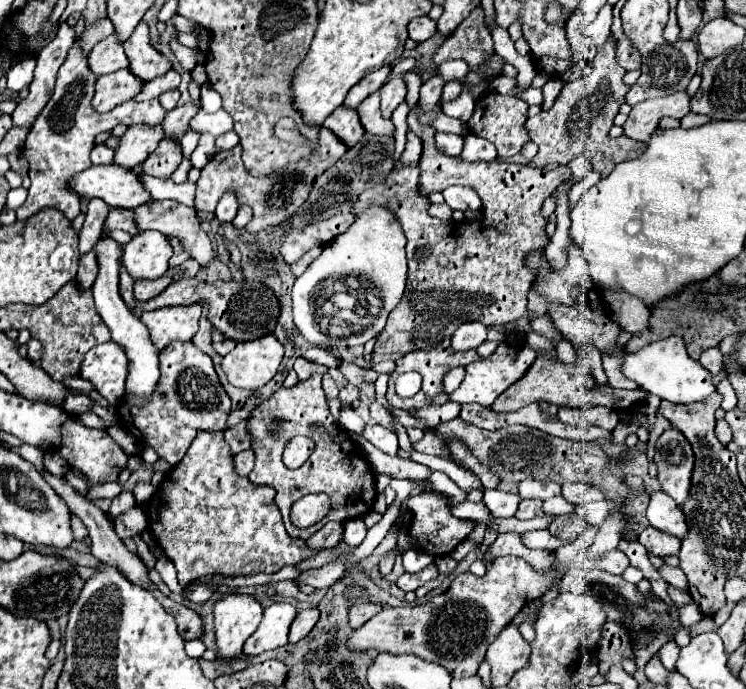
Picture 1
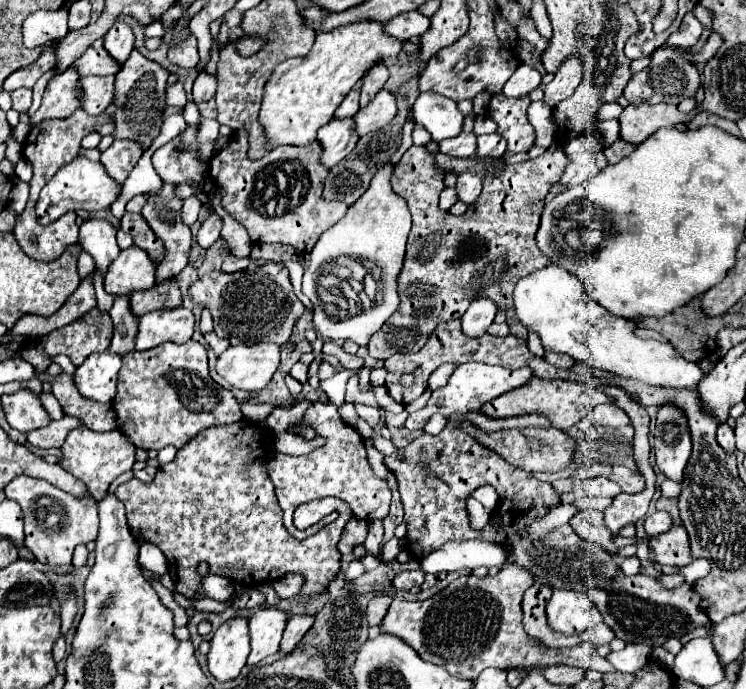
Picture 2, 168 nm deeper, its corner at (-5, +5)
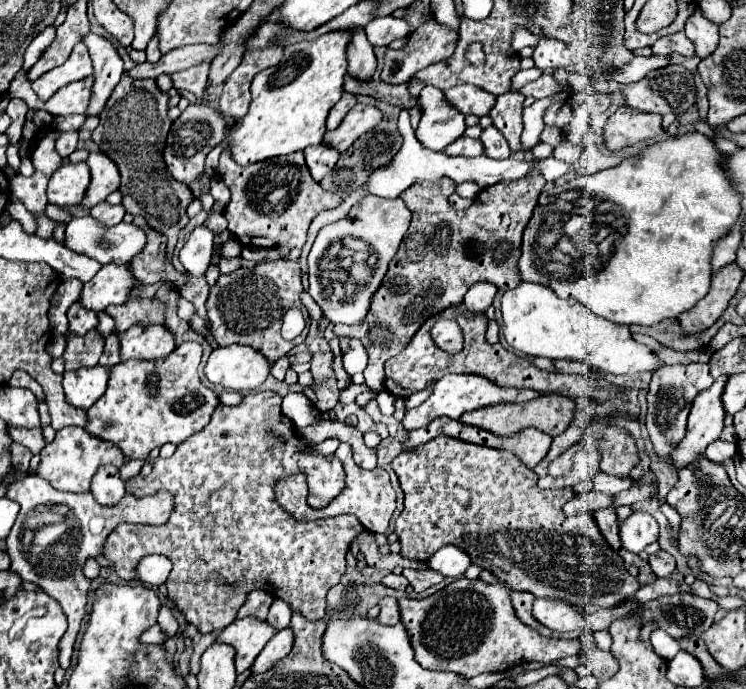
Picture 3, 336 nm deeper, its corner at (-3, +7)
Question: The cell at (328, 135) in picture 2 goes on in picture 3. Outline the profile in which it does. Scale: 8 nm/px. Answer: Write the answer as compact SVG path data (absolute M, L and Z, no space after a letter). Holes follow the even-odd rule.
M320 143L320 145L308 147L304 151L304 157L306 157L306 165L308 165L308 171L314 177L314 181L322 181L322 177L330 169L334 169L340 153L336 149L332 149L332 147L326 147L324 143Z

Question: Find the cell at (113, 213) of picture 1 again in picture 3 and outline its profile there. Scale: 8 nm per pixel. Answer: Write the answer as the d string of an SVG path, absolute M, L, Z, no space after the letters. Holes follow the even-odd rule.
M134 217L134 225L138 225L140 229L146 231L148 243L144 247L144 251L134 257L134 261L130 263L132 273L138 281L152 285L152 283L168 283L174 285L174 291L182 291L184 285L188 285L188 277L180 271L174 269L172 261L166 257L166 237L162 237L162 233L150 229L150 225L146 225L144 217Z

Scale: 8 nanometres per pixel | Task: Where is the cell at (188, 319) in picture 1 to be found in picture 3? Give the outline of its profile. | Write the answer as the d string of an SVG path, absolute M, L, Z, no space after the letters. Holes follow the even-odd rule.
M134 325L120 335L120 361L156 361L174 349L174 337L164 325Z

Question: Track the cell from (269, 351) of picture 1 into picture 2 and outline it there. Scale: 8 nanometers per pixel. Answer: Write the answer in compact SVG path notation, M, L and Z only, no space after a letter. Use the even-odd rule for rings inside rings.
M274 343L228 347L216 363L218 373L236 389L264 389L280 363L280 347Z

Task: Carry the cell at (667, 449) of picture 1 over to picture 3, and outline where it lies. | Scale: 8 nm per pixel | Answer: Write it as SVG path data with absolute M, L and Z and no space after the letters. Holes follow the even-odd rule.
M688 363L688 365L664 365L652 375L650 391L648 391L648 413L646 413L646 429L650 441L658 455L670 457L674 447L682 441L686 433L686 419L690 413L692 399L708 389L714 383L706 363Z

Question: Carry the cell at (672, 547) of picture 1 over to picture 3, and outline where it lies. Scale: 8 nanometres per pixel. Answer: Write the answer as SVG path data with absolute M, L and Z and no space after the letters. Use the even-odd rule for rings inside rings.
M658 551L658 553L650 555L648 563L650 563L656 577L670 577L674 573L674 569L676 569L674 557L670 553L666 553L666 551Z

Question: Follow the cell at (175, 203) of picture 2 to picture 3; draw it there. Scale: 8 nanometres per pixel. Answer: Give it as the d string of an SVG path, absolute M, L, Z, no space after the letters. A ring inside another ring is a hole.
M122 75L112 97L108 99L98 127L92 131L92 141L106 153L120 171L122 205L128 213L140 215L148 225L168 237L168 257L172 257L180 229L188 223L186 209L194 199L192 191L170 177L162 151L170 131L168 95L156 87L154 79L130 79Z

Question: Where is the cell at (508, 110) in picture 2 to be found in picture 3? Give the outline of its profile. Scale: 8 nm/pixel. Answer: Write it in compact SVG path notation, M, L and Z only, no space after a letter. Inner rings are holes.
M508 91L496 99L494 109L490 111L490 119L496 129L502 131L506 141L510 143L512 151L524 149L520 143L522 135L522 101L524 95Z

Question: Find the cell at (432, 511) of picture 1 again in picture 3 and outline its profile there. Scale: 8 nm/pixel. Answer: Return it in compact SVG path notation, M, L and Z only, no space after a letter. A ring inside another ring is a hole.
M440 435L412 451L400 453L392 461L392 469L396 471L404 491L404 511L396 519L396 535L400 539L400 555L406 559L428 561L442 545L458 545L470 555L474 565L492 571L508 589L526 591L544 599L570 601L570 605L584 609L586 617L598 609L620 605L640 589L638 581L628 573L622 557L618 557L602 537L592 513L586 511L572 517L562 513L564 501L576 497L574 489L540 489L538 475L508 451L480 447Z

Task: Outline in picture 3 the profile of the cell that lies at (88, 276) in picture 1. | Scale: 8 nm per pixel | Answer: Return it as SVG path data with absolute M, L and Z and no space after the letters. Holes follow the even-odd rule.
M72 305L68 309L68 331L74 335L86 335L90 329L94 329L98 325L98 315L86 311L82 305Z

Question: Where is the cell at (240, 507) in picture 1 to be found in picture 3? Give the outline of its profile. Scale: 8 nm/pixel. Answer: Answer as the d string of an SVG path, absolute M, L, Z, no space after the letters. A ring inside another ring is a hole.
M272 391L248 393L248 395L244 395L242 401L240 401L238 405L234 405L234 407L218 405L218 409L212 413L212 421L210 421L200 433L196 433L196 435L188 437L184 443L180 443L180 445L176 447L176 453L174 453L170 459L158 459L158 461L154 463L154 469L152 469L152 473L150 473L148 477L140 477L140 475L138 475L138 477L134 477L134 479L126 481L126 491L134 493L136 497L146 497L146 495L152 495L152 493L156 493L156 491L160 491L160 489L174 493L176 507L174 507L174 511L172 511L172 515L170 515L170 521L168 521L166 525L162 525L162 527L142 527L142 525L130 525L130 523L118 525L118 527L110 533L110 537L108 537L108 541L106 541L106 559L114 561L114 569L116 569L116 573L118 573L120 579L124 579L124 581L134 581L134 579L132 579L132 569L136 569L136 565L138 565L138 561L140 561L142 557L152 555L152 553L170 557L174 569L172 569L172 573L170 573L170 577L168 577L168 595L170 595L170 599L174 601L176 609L184 615L184 619L186 619L188 623L196 625L200 633L220 631L220 629L224 629L226 625L230 625L230 623L236 619L238 609L244 605L246 593L250 593L250 591L254 591L254 589L264 589L264 591L268 591L272 597L286 601L294 611L300 611L300 613L302 613L306 619L310 619L310 621L324 619L324 615L326 615L326 593L328 593L328 589L334 587L334 585L340 581L340 577L344 575L344 571L346 571L346 559L344 559L344 557L346 557L346 553L348 553L348 549L350 549L350 543L354 541L354 537L356 537L358 533L364 531L362 523L360 523L356 517L350 517L350 515L332 517L332 519L326 519L326 521L296 521L294 517L290 517L290 513L286 513L286 511L278 505L276 495L274 495L274 487L276 487L276 483L278 483L280 479L286 479L286 477L290 477L290 475L294 475L294 473L304 473L304 475L308 477L310 483L344 483L344 469L342 469L340 461L338 461L334 455L326 457L326 455L314 453L314 445L306 443L306 441L298 435L298 431L294 429L294 423L282 413L280 405L282 405L282 397L280 397L278 393L272 393Z

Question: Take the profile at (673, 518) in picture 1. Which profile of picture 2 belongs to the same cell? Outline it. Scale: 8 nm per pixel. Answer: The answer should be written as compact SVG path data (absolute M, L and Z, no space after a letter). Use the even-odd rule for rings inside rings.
M656 511L656 513L648 515L646 521L644 521L644 529L646 529L648 537L654 537L654 535L668 531L672 525L674 525L672 515L668 511Z

